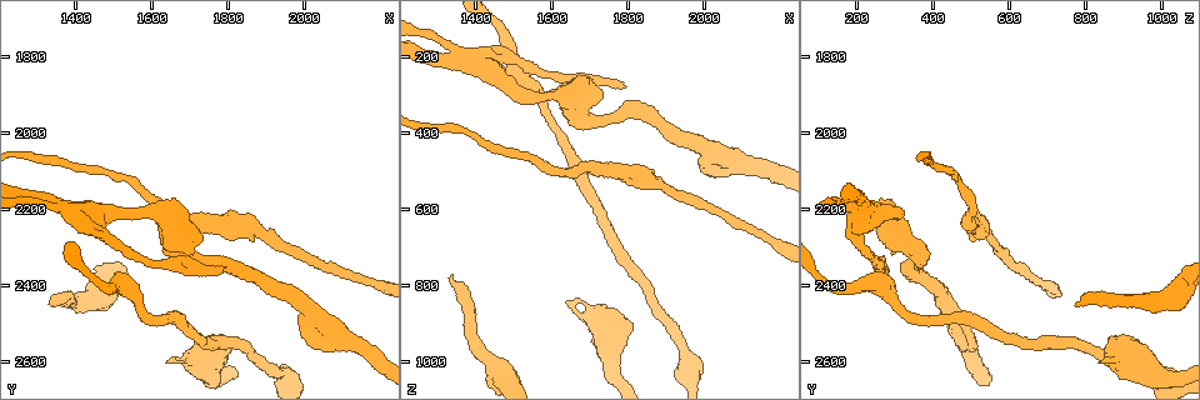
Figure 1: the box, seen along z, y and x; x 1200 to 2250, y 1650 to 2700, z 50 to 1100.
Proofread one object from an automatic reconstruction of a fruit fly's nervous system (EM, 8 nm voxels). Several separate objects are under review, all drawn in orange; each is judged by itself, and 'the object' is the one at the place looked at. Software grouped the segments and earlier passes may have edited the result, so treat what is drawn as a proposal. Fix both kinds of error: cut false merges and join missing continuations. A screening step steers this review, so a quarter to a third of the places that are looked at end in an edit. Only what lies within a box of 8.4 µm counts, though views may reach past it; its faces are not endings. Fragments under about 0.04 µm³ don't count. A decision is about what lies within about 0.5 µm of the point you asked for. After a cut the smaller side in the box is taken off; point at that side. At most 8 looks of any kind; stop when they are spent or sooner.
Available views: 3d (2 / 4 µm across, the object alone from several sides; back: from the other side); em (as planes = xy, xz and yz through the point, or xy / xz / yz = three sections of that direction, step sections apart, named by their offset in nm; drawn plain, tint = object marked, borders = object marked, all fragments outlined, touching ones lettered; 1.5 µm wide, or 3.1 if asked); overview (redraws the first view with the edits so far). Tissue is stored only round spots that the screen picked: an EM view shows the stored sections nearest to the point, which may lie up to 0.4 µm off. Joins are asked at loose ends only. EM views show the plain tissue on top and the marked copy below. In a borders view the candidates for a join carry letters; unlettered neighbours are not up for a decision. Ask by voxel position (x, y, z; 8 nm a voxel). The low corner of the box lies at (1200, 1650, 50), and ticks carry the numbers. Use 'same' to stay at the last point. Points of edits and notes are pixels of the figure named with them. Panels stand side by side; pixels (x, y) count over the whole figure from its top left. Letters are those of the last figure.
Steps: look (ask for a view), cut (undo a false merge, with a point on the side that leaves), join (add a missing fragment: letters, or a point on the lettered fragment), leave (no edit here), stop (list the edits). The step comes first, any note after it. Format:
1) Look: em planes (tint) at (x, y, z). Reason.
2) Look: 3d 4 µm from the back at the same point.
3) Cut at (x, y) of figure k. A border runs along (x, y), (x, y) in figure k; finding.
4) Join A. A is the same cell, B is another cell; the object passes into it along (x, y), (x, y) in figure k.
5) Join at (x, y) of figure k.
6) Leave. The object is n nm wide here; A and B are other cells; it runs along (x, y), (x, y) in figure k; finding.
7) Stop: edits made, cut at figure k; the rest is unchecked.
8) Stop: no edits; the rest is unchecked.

Look: em xz step 8 (tint) at (1340, 2455, 770). An open end.

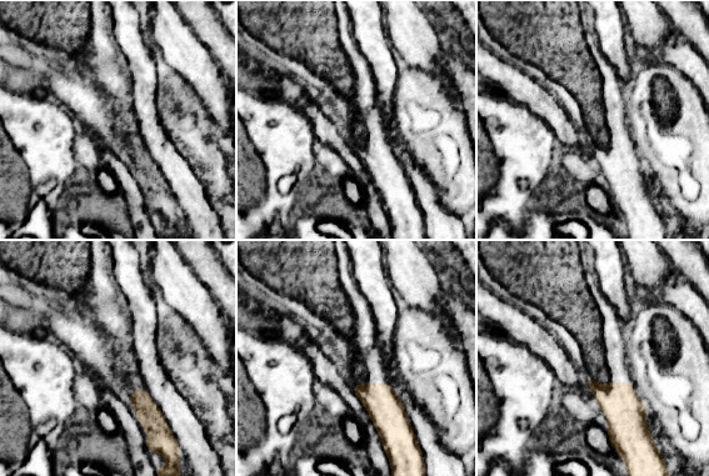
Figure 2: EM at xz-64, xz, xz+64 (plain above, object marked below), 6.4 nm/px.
Look: em planes (borders) at the same point.

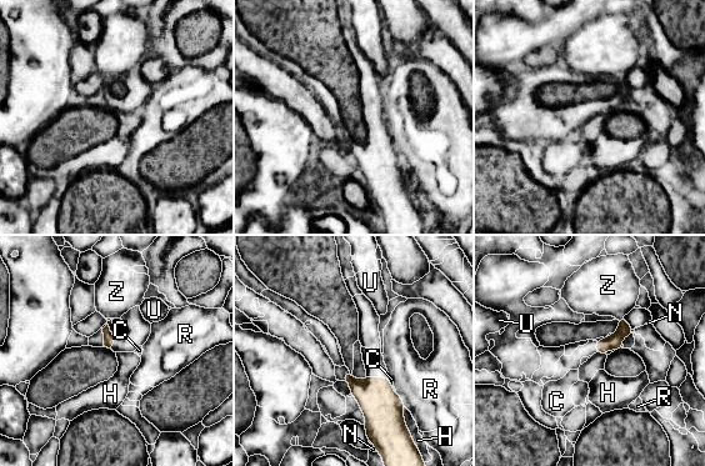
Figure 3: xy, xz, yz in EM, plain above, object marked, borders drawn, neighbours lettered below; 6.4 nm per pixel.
Leave. C, H, N, R, U and Z are other cells; none of them fits.

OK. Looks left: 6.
Look: 3d 2 µm at (2015, 2545, 505). An open end.

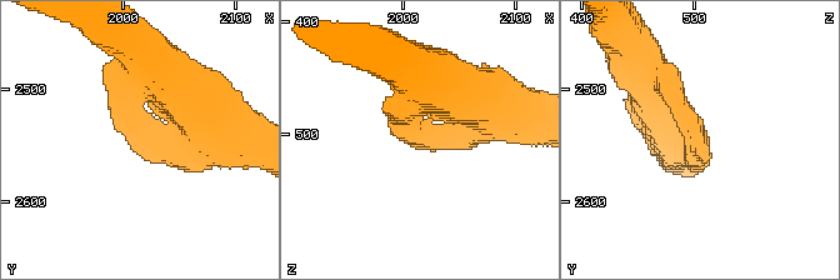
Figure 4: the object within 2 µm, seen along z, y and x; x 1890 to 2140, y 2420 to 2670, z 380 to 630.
Look: em xz step 8 (tint) at (2014, 2554, 506). Need the tissue.

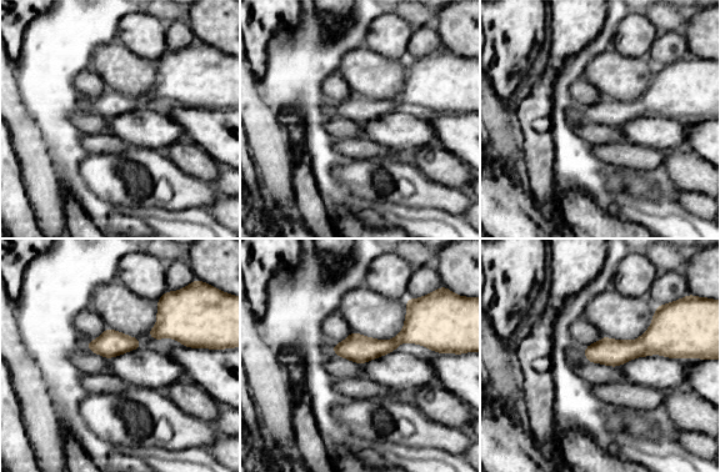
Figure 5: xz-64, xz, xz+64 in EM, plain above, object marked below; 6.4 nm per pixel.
Look: em planes (borders) at the same point.

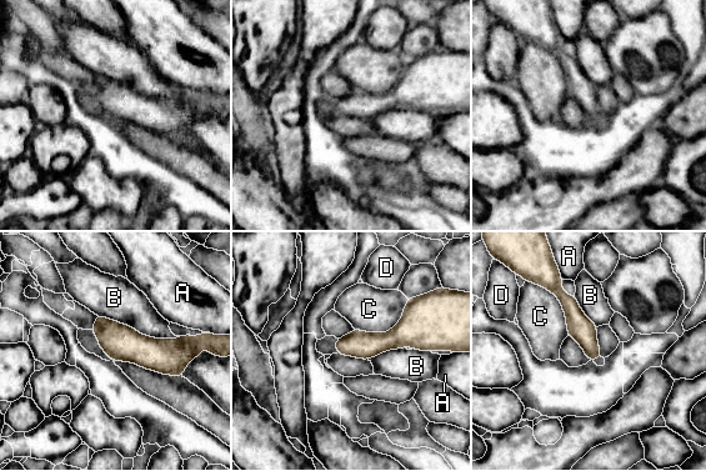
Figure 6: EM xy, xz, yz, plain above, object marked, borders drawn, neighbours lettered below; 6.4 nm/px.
Leave. A, B, C and D are other cells; a border runs along (96, 314), (145, 335), (179, 336) in figure 6; none of them fits.

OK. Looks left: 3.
Look: em planes (tint) at (1445, 2215, 250). Sharp bend.

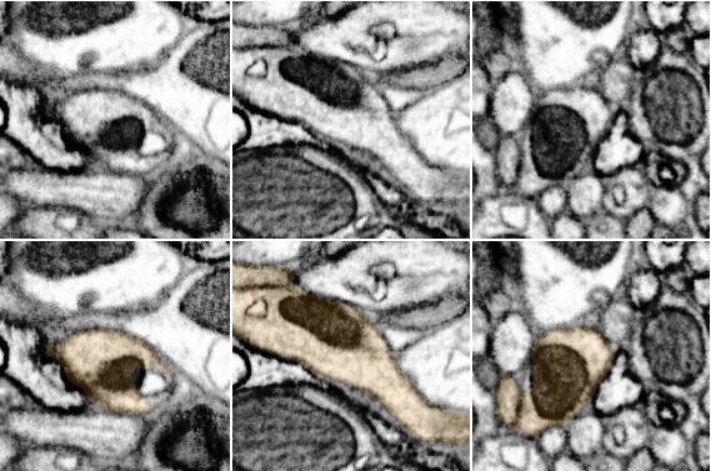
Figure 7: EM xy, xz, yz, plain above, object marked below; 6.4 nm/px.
Look: em planes (borders) at the same point. See the neighbours.

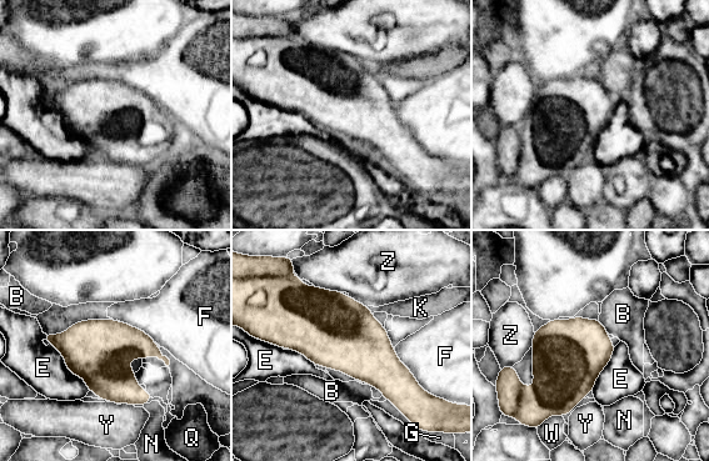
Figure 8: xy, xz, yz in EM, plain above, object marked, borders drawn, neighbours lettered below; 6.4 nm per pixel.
Cut at (508, 386) of figure 8. The object is 380 nm wide here; B, E, F, G, K, N, Q, W, Y and Z are other cells; a border runs along (522, 385), (517, 404) in figure 8; a second cell is stuck on.

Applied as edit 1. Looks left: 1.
Stop: edits made, cut at figure 8; the rest is unchecked.

